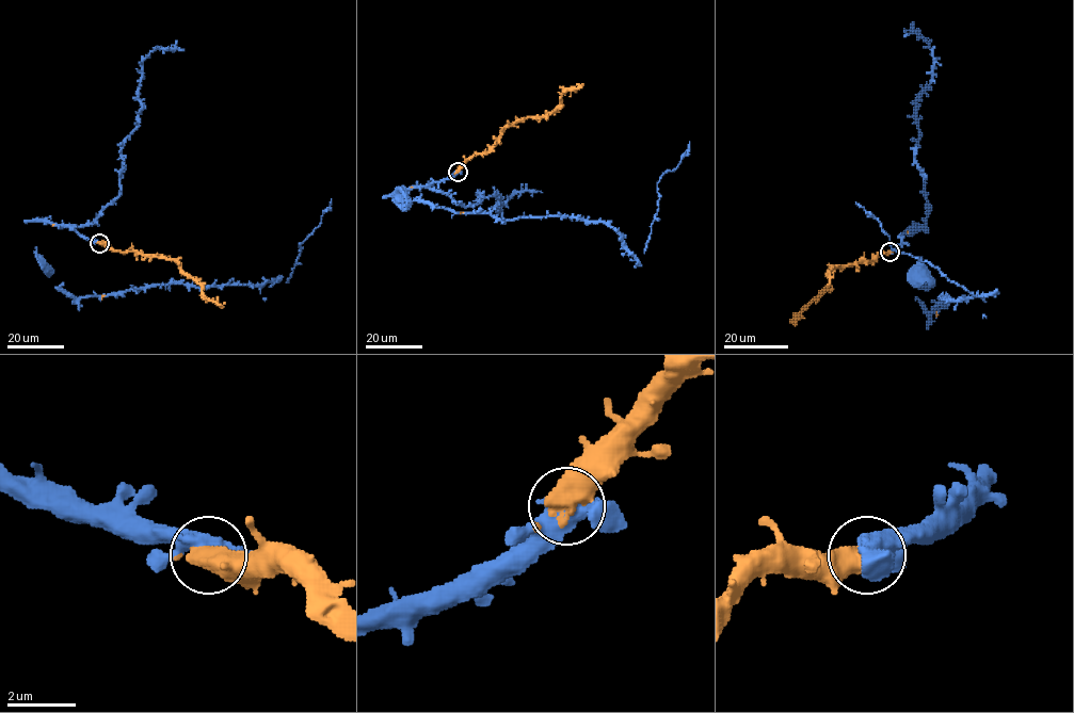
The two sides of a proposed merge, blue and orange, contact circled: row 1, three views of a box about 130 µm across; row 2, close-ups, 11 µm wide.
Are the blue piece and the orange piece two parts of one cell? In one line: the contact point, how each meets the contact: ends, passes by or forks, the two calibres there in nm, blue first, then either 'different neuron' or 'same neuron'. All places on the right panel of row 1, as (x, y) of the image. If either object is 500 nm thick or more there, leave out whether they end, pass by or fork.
at (890, 252); 500 nm thick on the blue side, 700 nm on the other; same neuron

